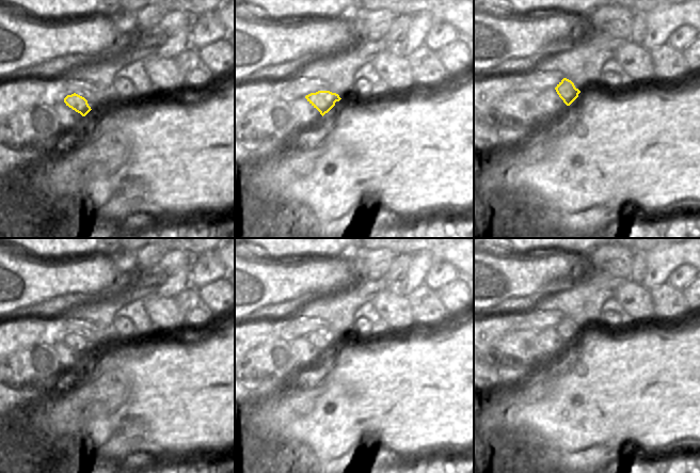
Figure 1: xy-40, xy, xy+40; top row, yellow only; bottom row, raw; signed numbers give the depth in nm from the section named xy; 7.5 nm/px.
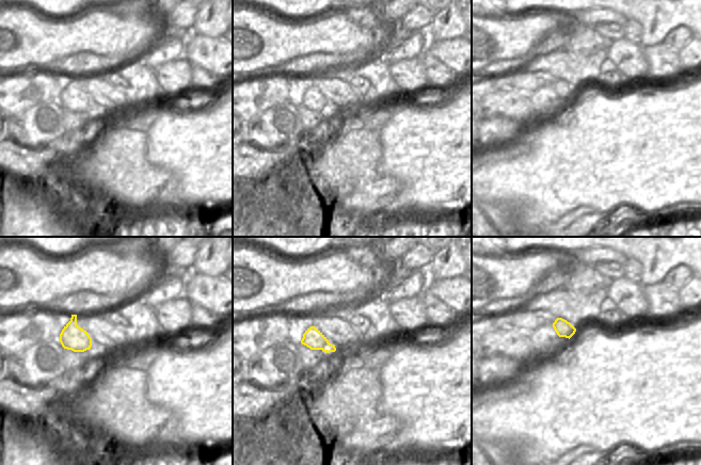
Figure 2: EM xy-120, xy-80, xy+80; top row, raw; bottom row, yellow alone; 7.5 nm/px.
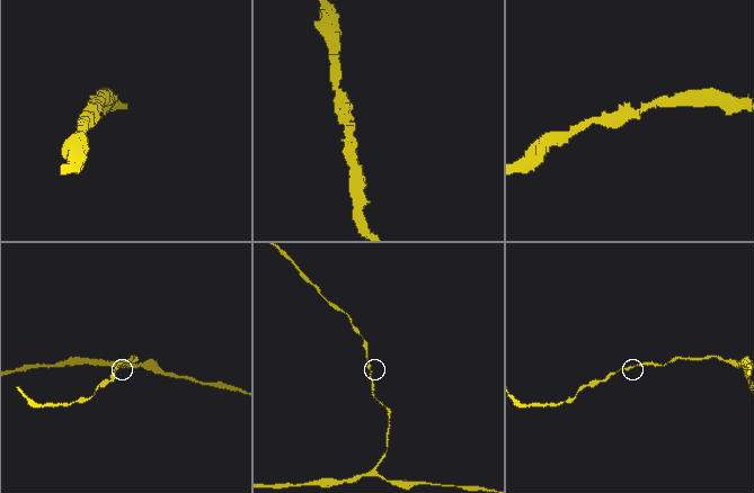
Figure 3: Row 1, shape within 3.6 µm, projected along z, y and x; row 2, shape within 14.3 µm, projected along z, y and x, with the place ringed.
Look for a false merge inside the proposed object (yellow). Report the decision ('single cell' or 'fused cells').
single cell

